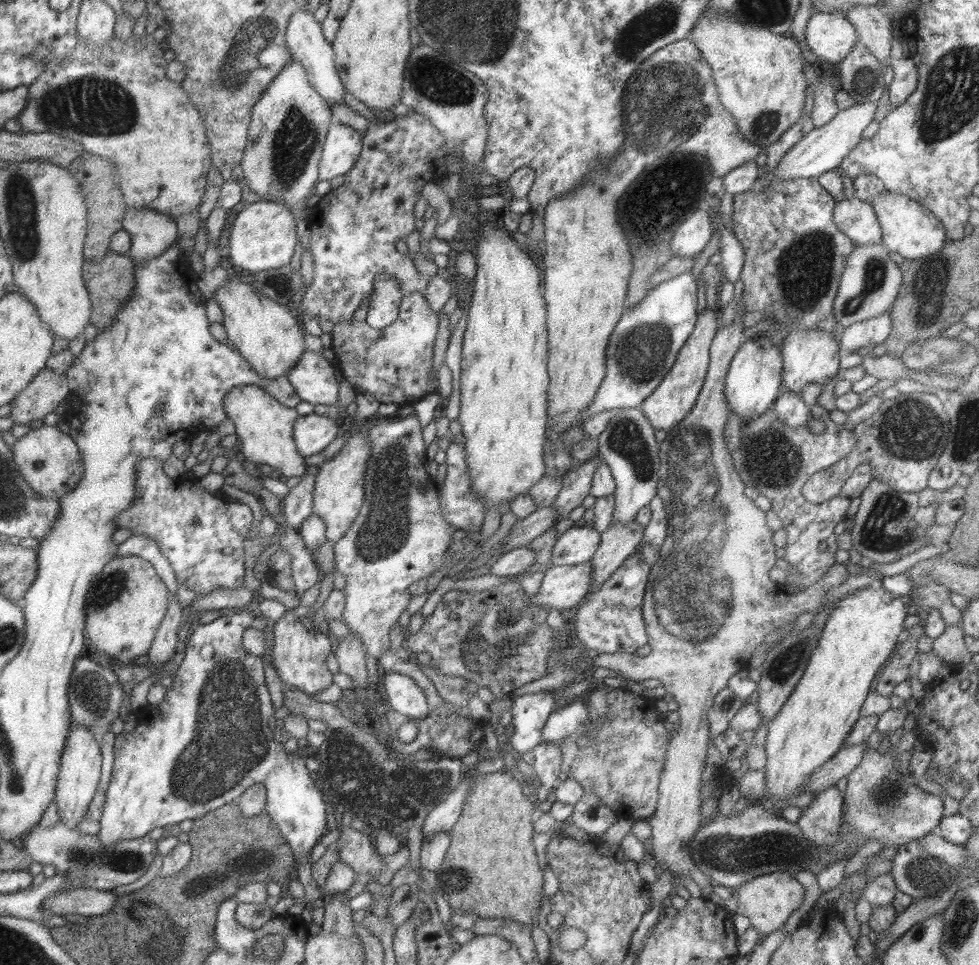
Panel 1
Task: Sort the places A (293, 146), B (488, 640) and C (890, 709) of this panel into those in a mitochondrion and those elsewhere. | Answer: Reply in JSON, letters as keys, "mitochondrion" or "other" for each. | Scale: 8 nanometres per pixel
{"A":"mitochondrion","B":"mitochondrion","C":"other"}

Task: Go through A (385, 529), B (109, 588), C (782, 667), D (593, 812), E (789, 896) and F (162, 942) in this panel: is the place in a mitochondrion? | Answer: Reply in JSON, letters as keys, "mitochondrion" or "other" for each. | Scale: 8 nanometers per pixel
{"A":"mitochondrion","B":"mitochondrion","C":"mitochondrion","D":"other","E":"other","F":"mitochondrion"}

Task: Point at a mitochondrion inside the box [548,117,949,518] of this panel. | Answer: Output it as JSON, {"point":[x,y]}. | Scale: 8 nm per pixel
{"point":[651,209]}

